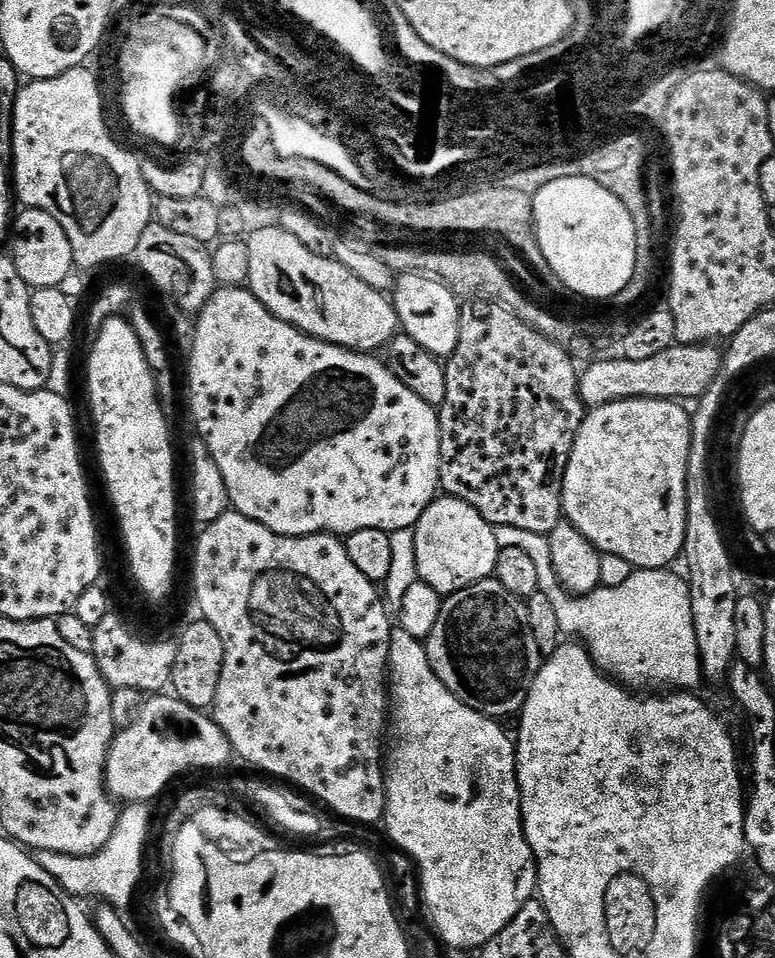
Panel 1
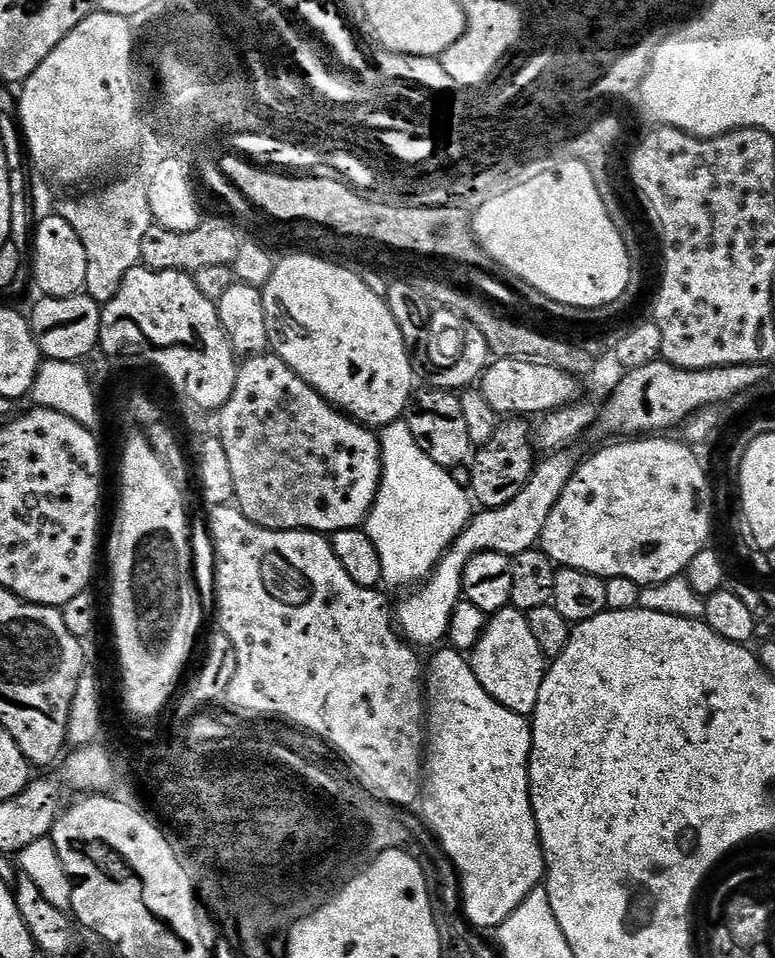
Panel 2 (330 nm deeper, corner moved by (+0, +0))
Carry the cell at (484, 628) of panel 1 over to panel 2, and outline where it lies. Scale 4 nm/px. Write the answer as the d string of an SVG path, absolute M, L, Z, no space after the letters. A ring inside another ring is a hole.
M511 606L491 613L484 625L482 638L478 638L472 647L470 663L478 682L482 682L482 690L486 690L490 698L514 710L514 714L531 717L538 706L538 690L542 690L546 657L530 631L530 622L525 613Z

